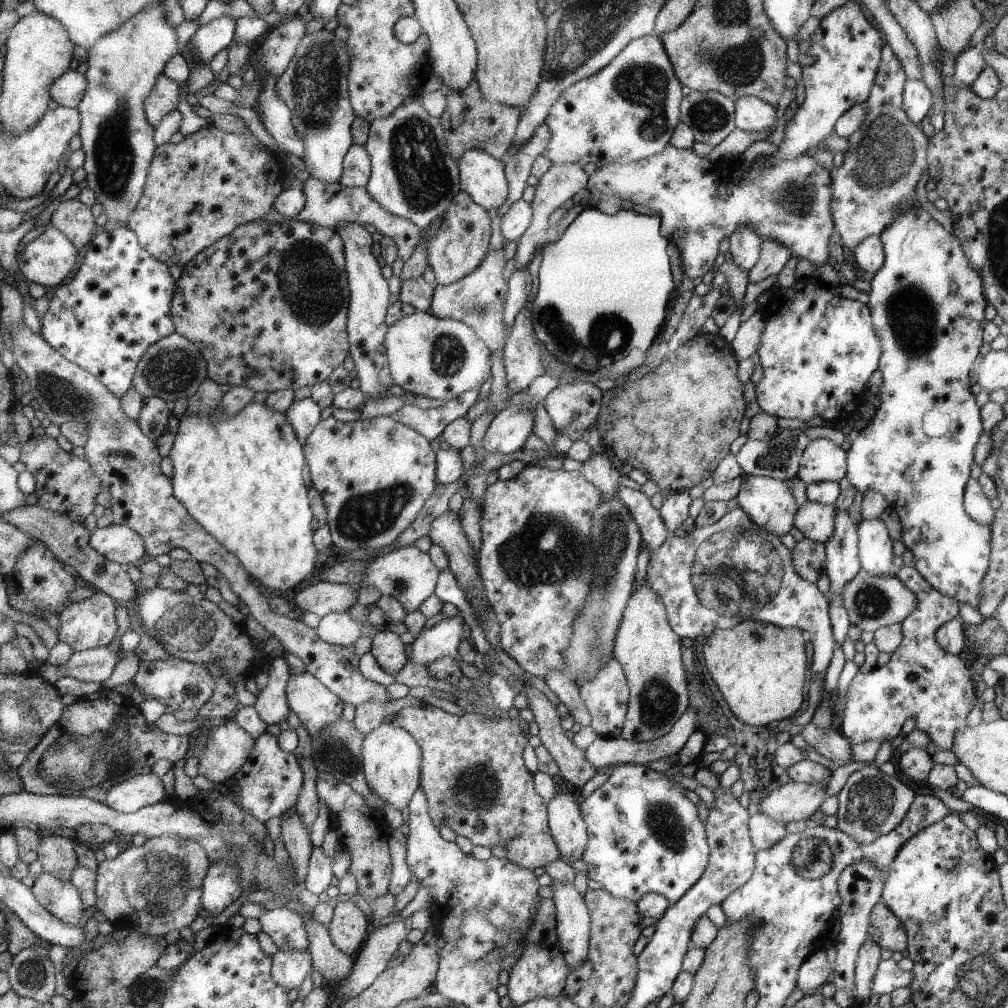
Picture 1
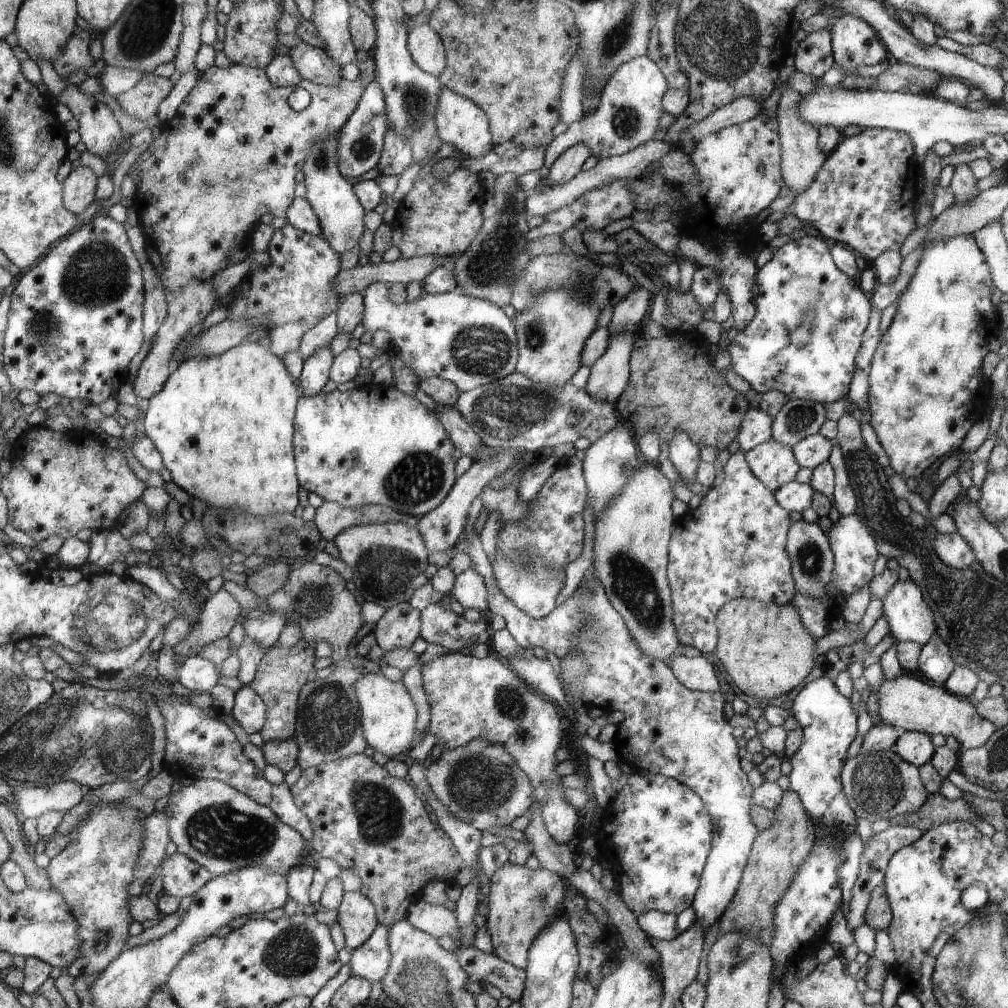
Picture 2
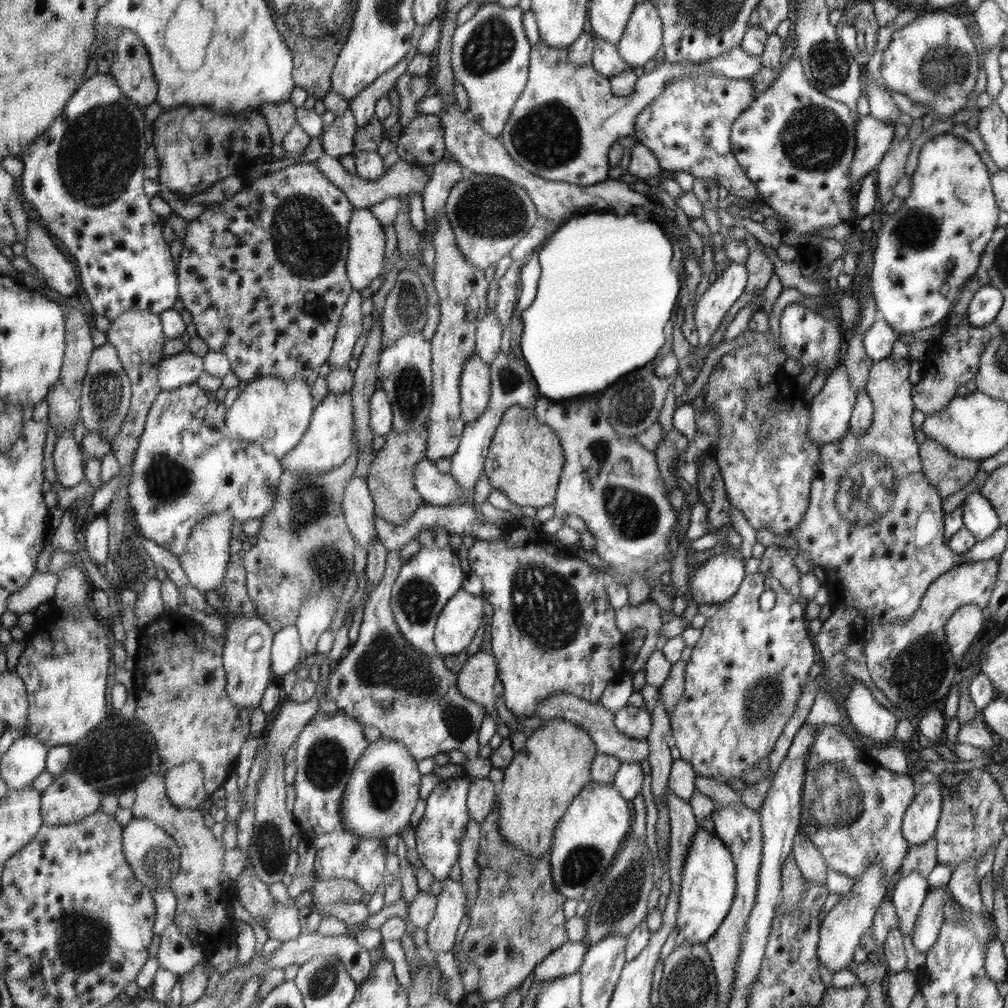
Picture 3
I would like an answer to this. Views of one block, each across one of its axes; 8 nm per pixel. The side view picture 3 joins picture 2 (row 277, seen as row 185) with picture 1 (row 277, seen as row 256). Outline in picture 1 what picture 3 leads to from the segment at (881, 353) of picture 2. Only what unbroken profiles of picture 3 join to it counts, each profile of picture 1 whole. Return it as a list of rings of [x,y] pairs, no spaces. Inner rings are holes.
[[[921,207],[916,210],[908,210],[902,218],[898,218],[889,229],[879,236],[886,260],[884,265],[870,282],[872,290],[870,290],[870,301],[867,306],[870,310],[874,310],[874,321],[878,322],[877,335],[880,336],[881,346],[884,348],[884,353],[881,355],[880,370],[884,383],[879,390],[879,395],[882,400],[880,408],[872,417],[868,425],[860,432],[854,434],[852,446],[849,450],[849,474],[846,478],[850,480],[850,484],[856,488],[858,492],[866,493],[868,491],[880,492],[886,498],[887,505],[890,506],[898,516],[902,528],[901,542],[905,549],[910,550],[914,554],[914,567],[929,580],[929,583],[942,594],[949,595],[950,598],[958,600],[960,603],[966,602],[974,608],[978,607],[978,600],[982,596],[982,578],[986,576],[988,570],[989,557],[991,554],[991,529],[982,526],[978,522],[974,522],[968,514],[966,514],[963,506],[963,495],[966,484],[970,480],[971,466],[974,462],[974,450],[978,444],[980,436],[985,432],[980,417],[980,408],[976,404],[975,395],[972,394],[972,380],[970,379],[970,371],[976,357],[980,353],[980,348],[984,345],[983,334],[986,324],[985,309],[987,307],[986,298],[984,297],[984,288],[982,276],[970,267],[970,262],[966,254],[962,251],[961,243],[954,234],[950,234],[944,226],[940,226],[926,210]],[[924,284],[942,284],[942,306],[930,302],[928,298],[928,290],[932,290],[932,286],[926,286],[926,294],[924,294]]]

